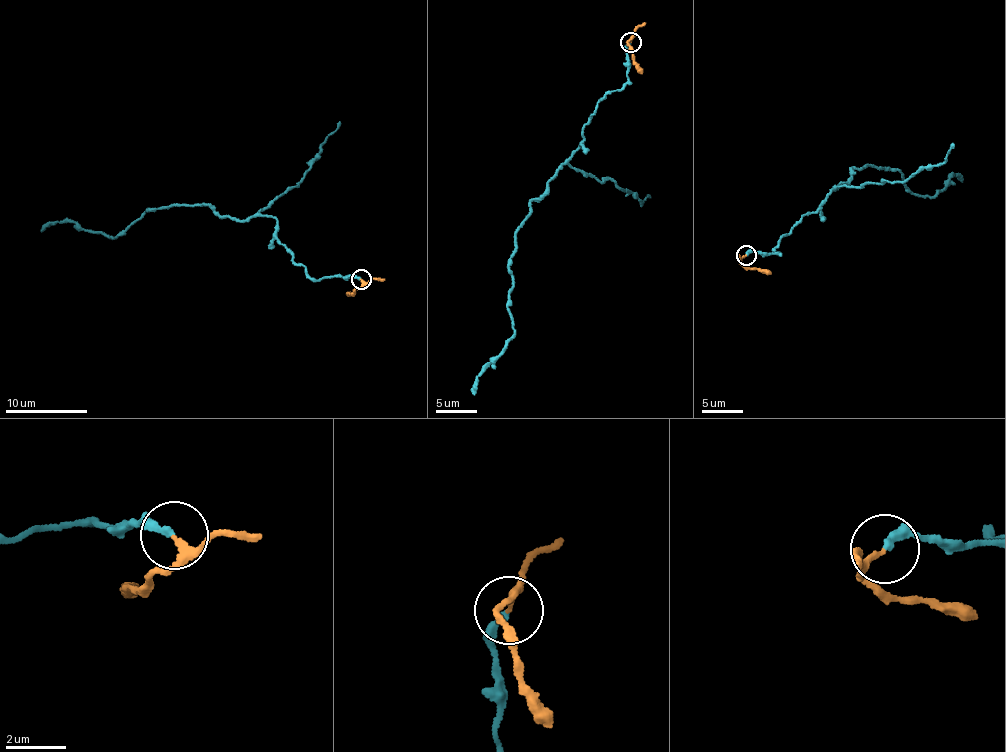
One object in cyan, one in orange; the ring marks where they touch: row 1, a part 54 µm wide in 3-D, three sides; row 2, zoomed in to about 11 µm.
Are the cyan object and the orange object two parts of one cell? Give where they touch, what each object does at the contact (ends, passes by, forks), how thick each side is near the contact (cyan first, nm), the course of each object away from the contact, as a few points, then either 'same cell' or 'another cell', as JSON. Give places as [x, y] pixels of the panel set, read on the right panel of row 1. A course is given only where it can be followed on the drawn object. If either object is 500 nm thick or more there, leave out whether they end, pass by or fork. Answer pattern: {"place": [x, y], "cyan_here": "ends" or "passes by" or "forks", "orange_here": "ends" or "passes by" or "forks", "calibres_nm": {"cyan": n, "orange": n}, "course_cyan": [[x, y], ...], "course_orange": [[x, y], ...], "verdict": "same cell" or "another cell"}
{"place": [746, 255], "cyan_here": "ends", "orange_here": "passes by", "calibres_nm": {"cyan": 240, "orange": 150}, "course_cyan": [[745, 255], [780, 253], [783, 235], [852, 168], [894, 169], [917, 195], [935, 196], [953, 173], [963, 182]], "course_orange": [[745, 255], [741, 259], [742, 264], [771, 274]], "verdict": "same cell"}

